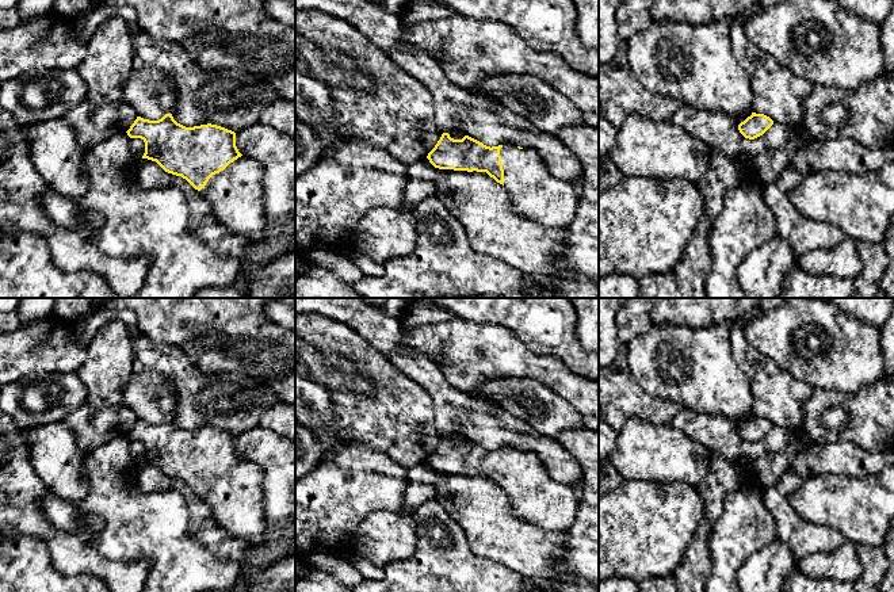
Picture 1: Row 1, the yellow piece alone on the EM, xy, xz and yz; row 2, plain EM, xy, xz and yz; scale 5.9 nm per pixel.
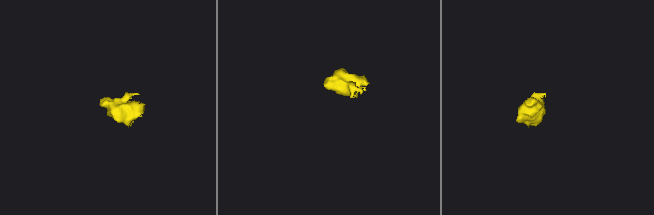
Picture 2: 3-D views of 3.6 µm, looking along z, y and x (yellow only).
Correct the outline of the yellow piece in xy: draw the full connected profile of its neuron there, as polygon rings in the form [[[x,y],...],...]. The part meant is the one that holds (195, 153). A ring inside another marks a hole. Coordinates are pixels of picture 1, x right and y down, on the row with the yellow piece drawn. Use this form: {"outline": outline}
{"outline": [[[165,114],[158,121],[137,117],[126,133],[145,142],[142,158],[156,161],[165,172],[186,179],[213,206],[217,221],[245,240],[248,247],[256,247],[265,238],[264,168],[238,152],[234,131],[211,123],[186,127],[172,114]]]}

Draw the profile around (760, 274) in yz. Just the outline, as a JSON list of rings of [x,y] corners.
[[[776,234],[740,261],[736,271],[738,286],[746,298],[779,298],[795,261],[790,245]]]

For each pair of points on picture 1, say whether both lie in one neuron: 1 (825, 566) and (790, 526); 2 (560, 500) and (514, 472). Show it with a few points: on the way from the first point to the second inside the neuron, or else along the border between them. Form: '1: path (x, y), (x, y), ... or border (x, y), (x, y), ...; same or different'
1: border (843, 542), (833, 550), (813, 552), (797, 561); different
2: path (549, 500), (543, 500), (524, 481); same

